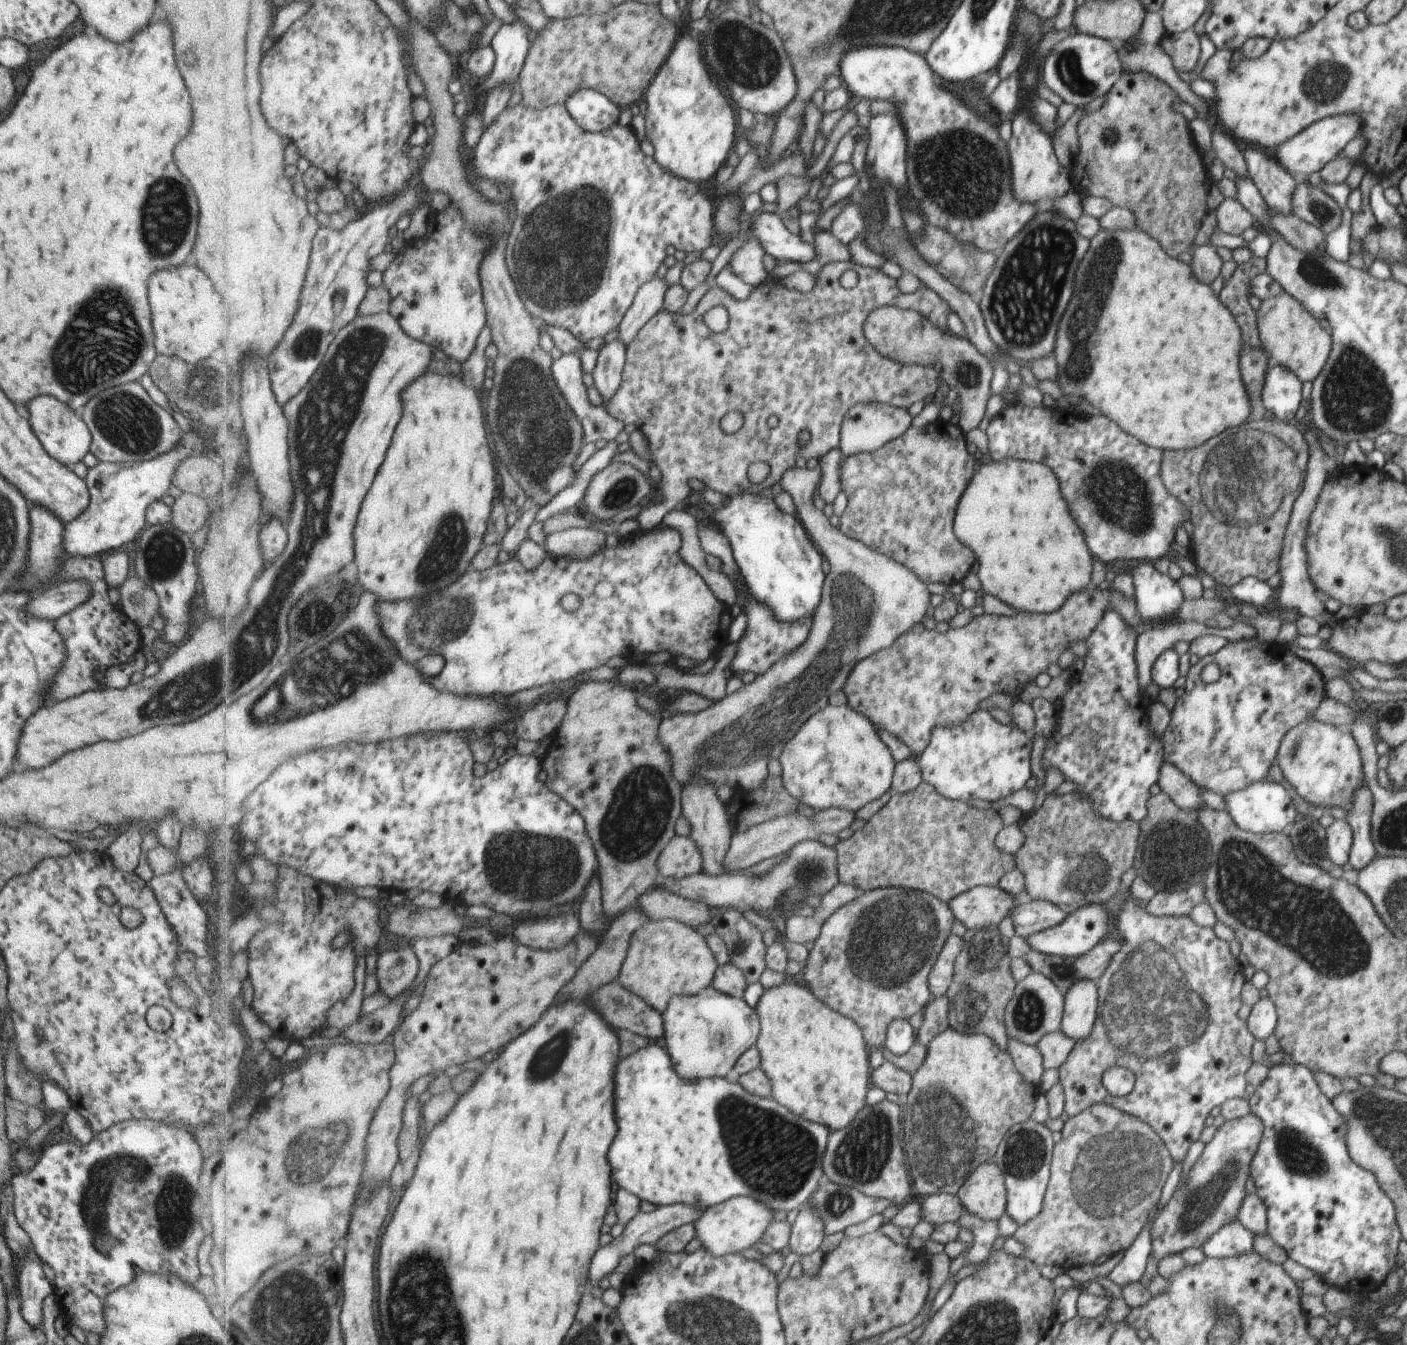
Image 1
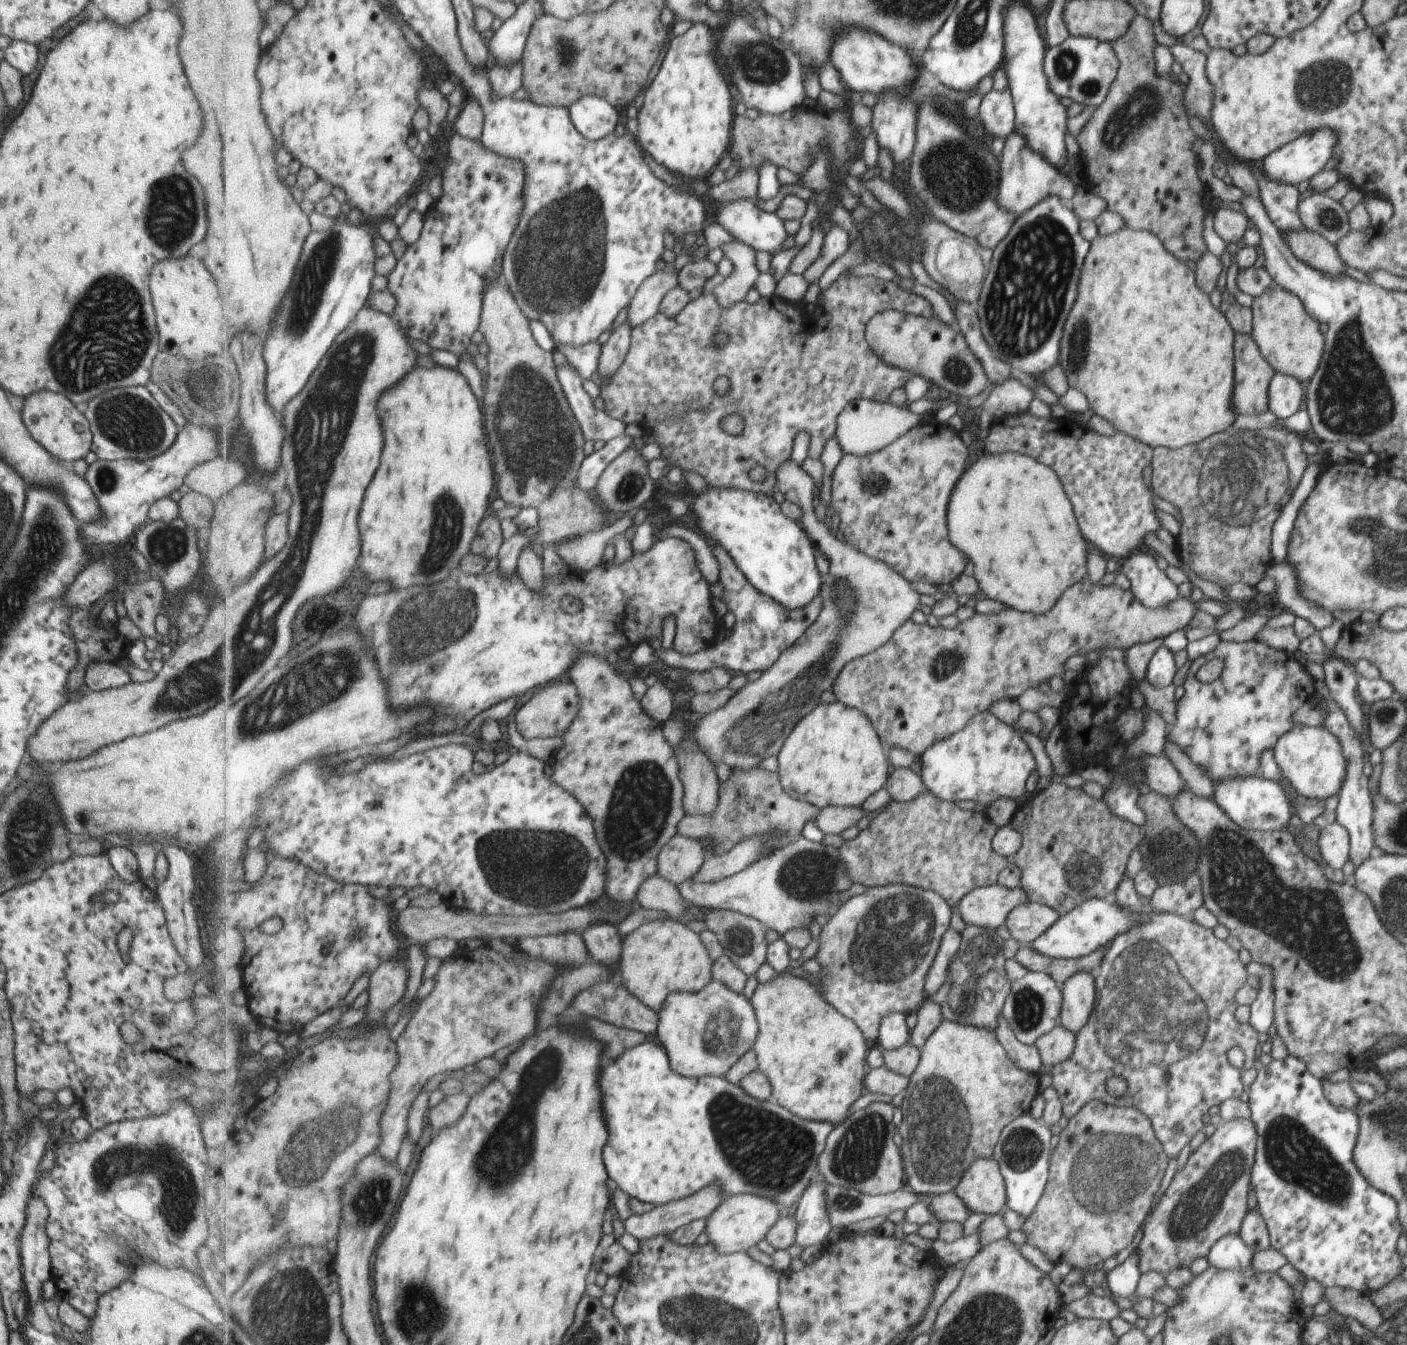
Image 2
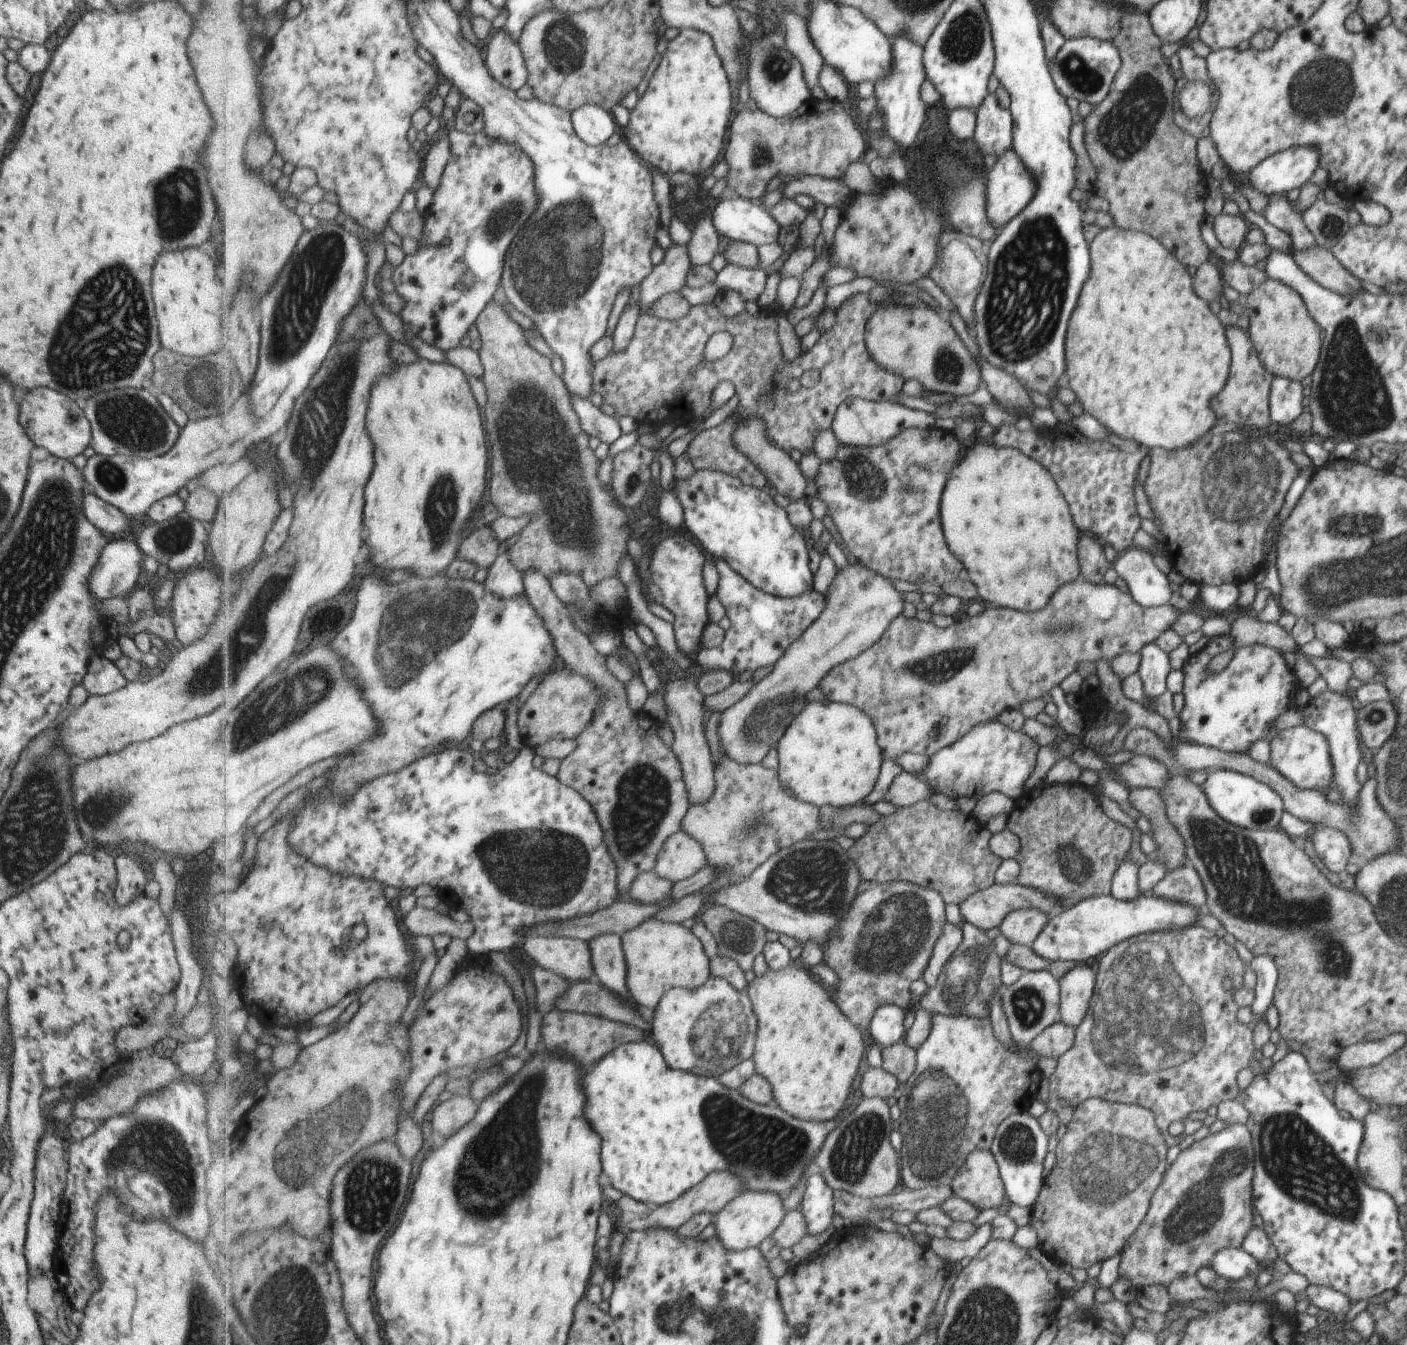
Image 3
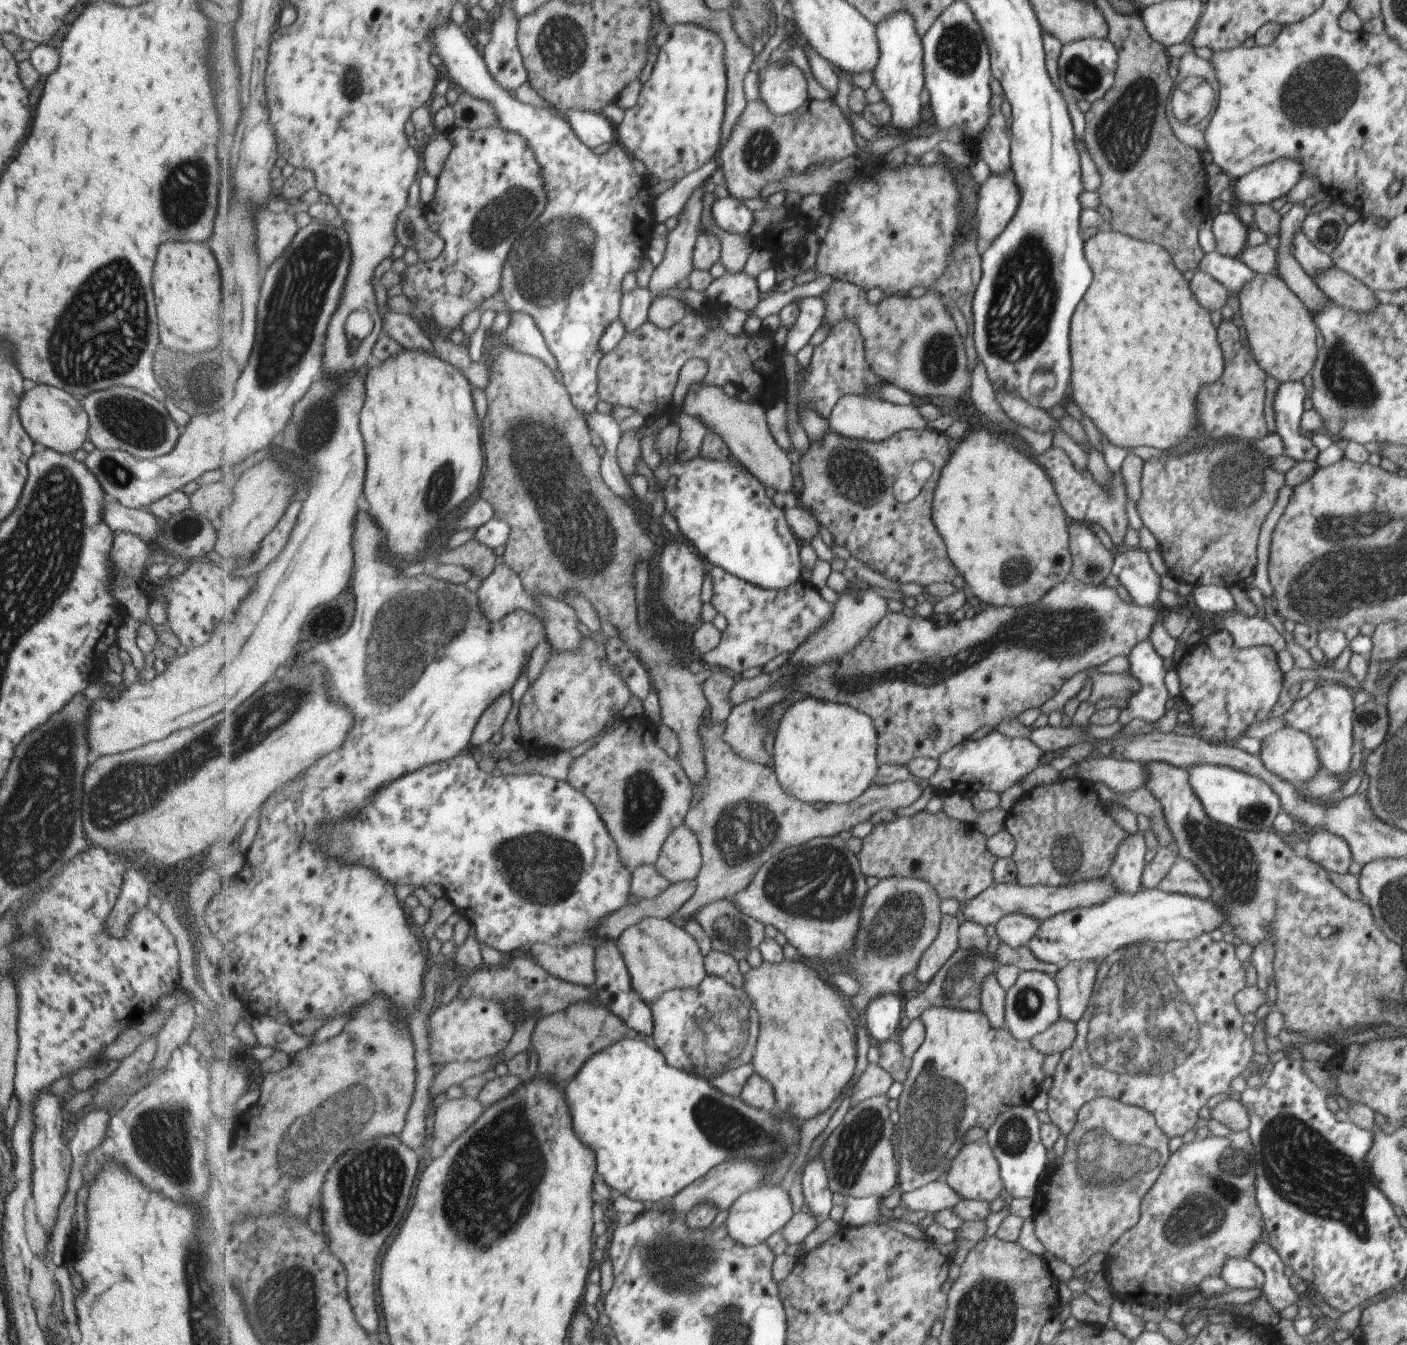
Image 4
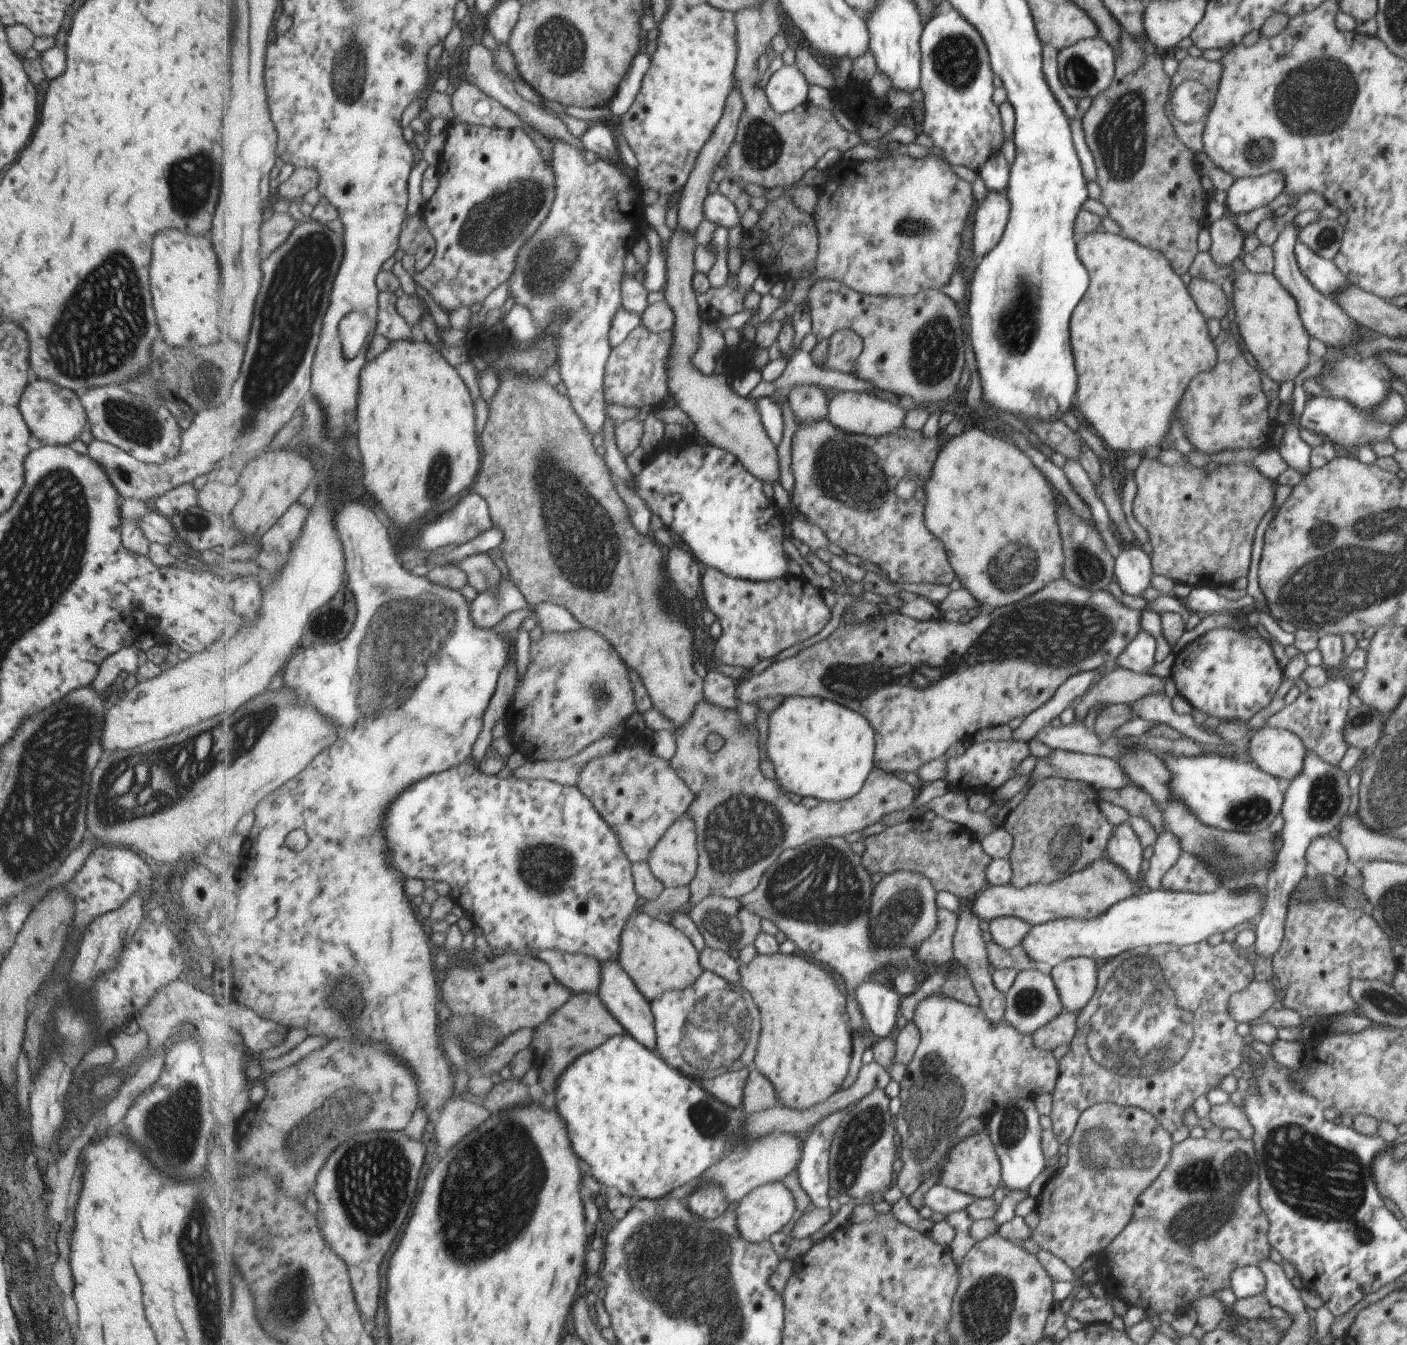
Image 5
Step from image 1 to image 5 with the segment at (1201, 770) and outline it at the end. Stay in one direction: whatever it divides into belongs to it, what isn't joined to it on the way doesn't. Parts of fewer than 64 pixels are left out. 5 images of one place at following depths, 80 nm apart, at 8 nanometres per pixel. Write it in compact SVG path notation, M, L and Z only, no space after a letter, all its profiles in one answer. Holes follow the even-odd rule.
M1239 610L1239 614L1233 616L1236 616L1238 628L1211 629L1180 649L1174 656L1169 676L1175 684L1177 694L1193 713L1197 713L1202 718L1207 716L1225 718L1225 720L1241 718L1247 722L1255 712L1267 706L1267 700L1273 696L1275 688L1281 682L1281 670L1268 644L1263 642L1253 627L1247 625L1245 611Z

